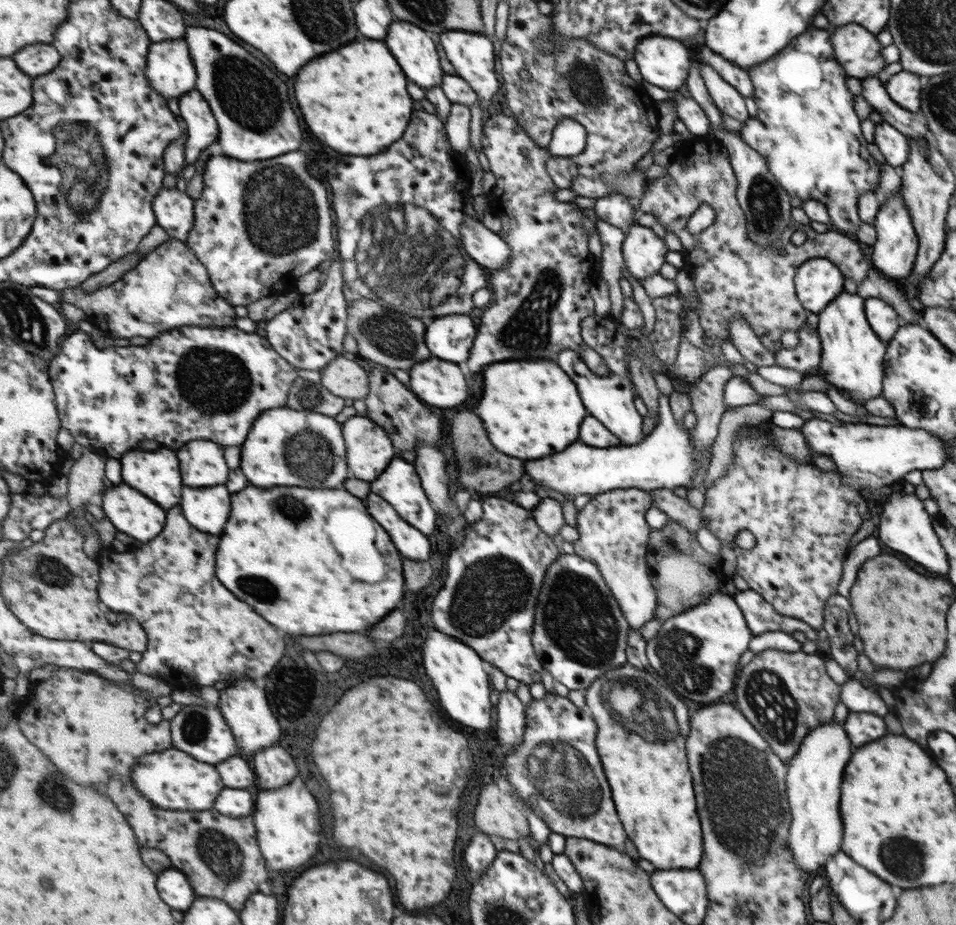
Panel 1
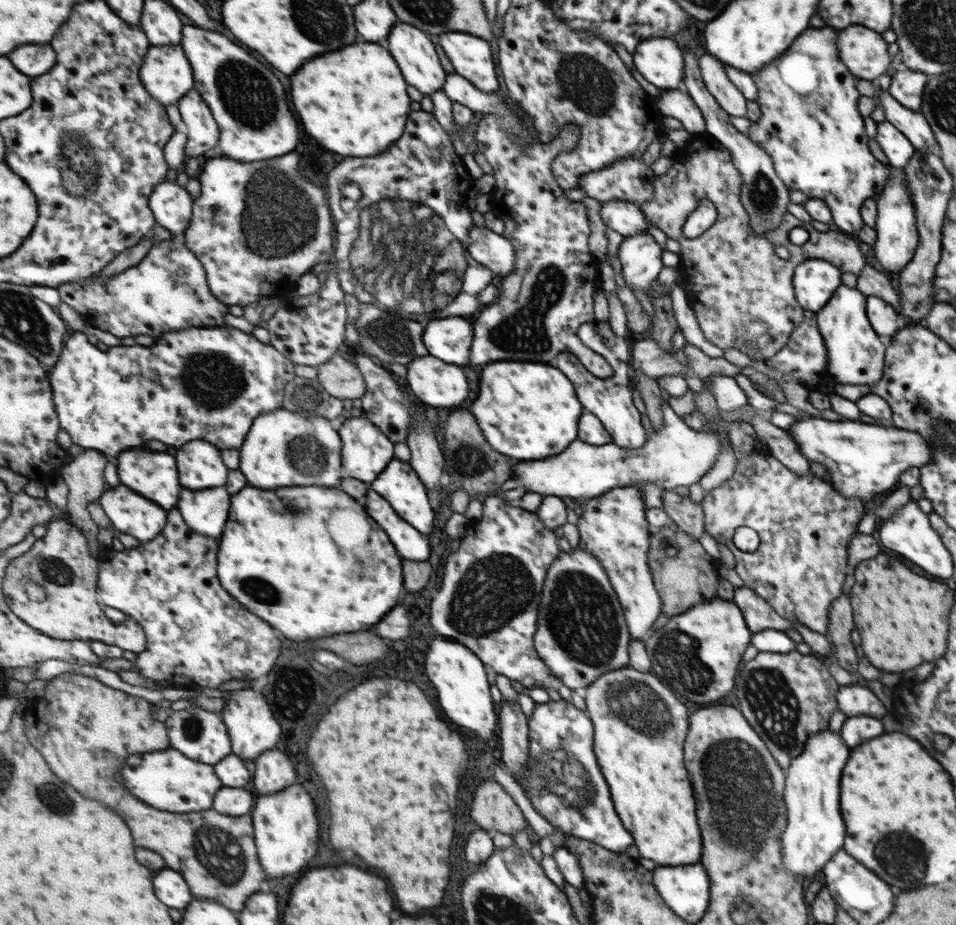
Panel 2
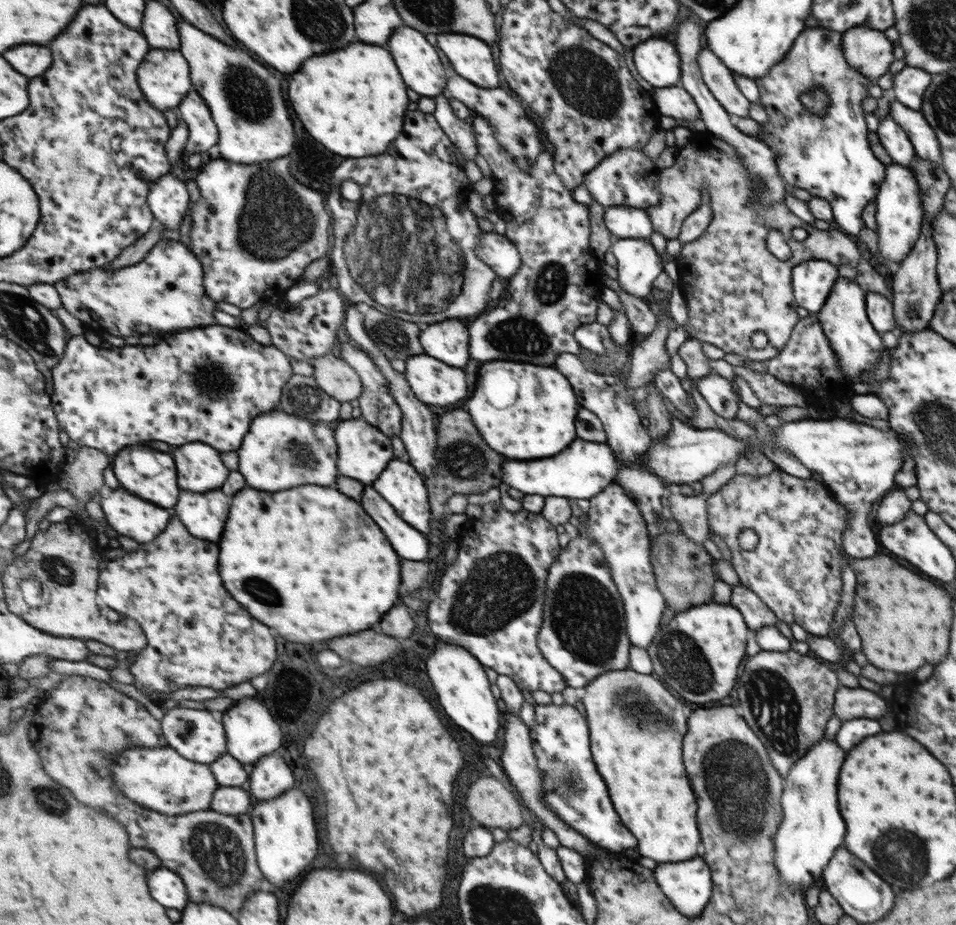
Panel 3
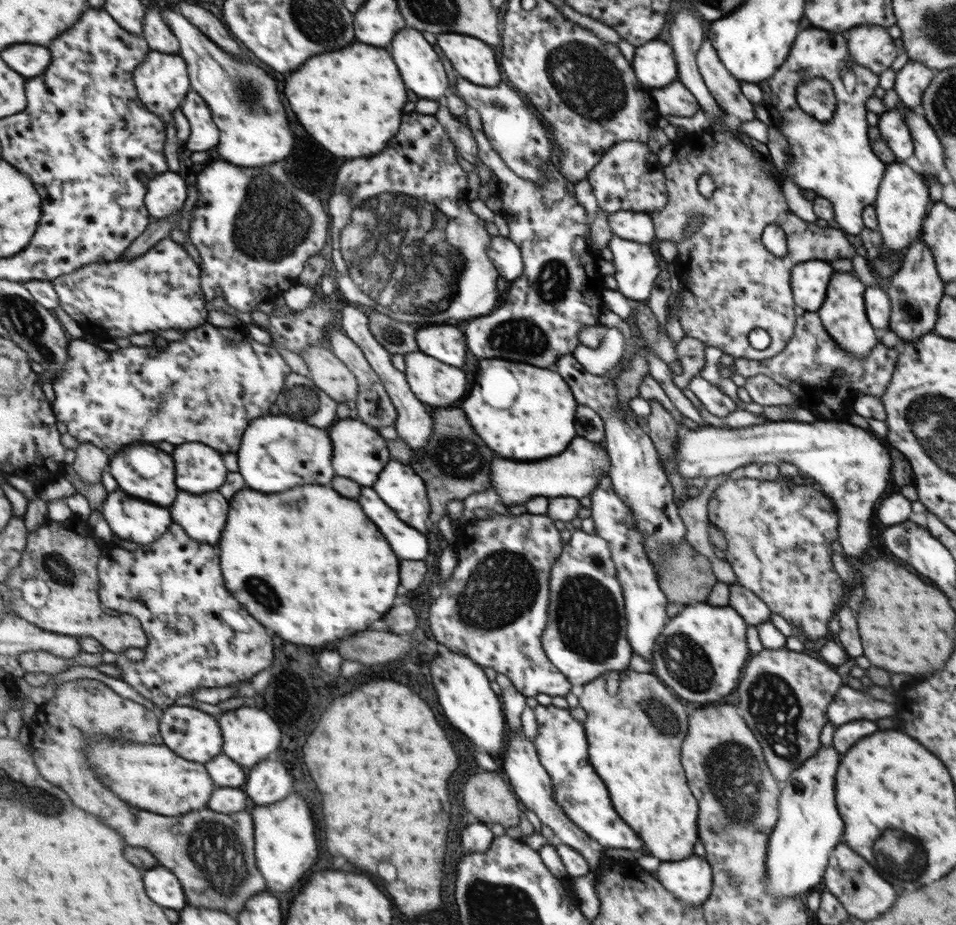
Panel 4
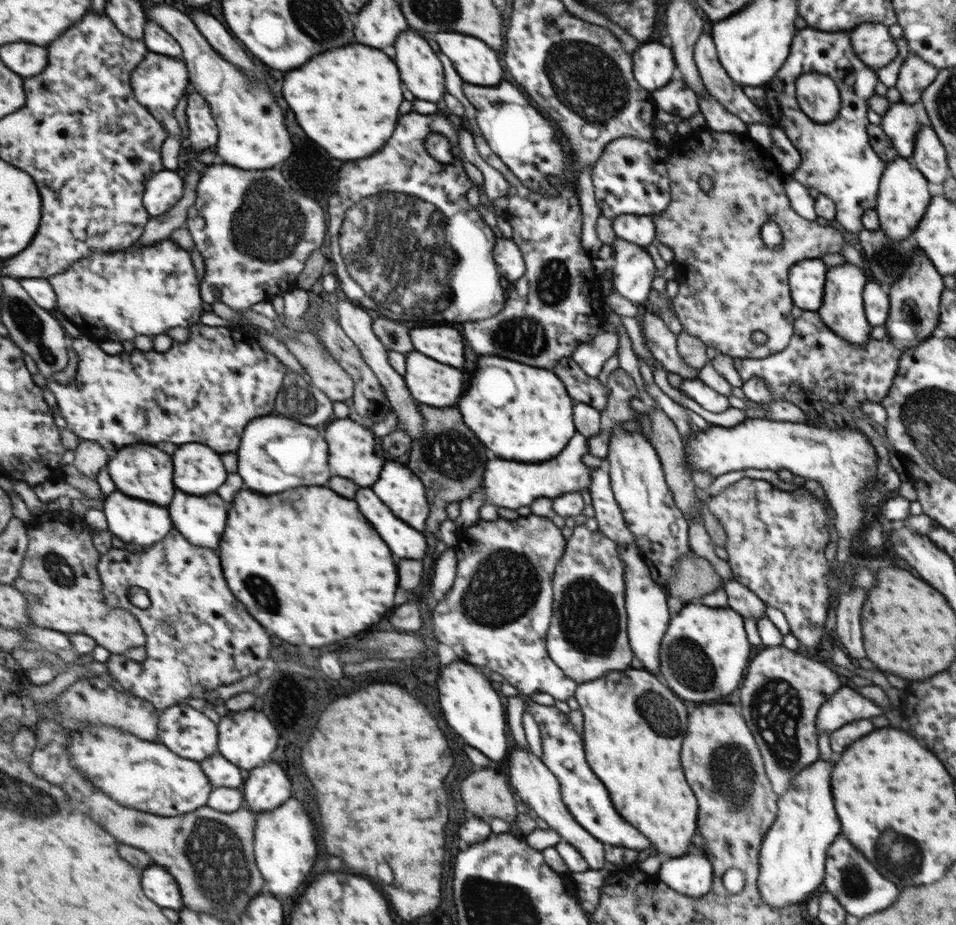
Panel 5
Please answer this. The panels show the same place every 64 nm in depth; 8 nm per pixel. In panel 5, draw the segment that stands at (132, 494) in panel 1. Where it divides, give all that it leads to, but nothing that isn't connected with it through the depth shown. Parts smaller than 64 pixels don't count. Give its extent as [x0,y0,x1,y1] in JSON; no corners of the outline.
[103,490,173,548]

